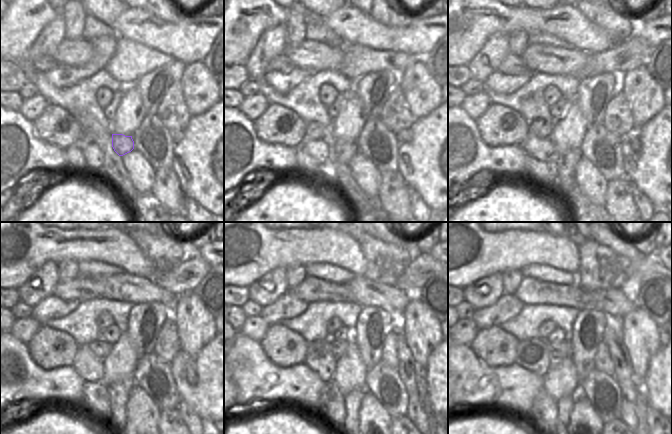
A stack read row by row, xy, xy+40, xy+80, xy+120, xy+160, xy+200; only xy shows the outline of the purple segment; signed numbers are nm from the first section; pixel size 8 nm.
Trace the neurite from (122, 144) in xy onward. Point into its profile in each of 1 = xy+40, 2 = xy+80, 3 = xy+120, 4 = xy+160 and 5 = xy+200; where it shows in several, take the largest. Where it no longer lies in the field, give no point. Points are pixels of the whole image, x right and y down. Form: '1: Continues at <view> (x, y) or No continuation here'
1: Continues at xy+40 (345, 149)
2: Continues at xy+80 (566, 161)
3: Continues at xy+120 (120, 390)
4: Continues at xy+160 (352, 399)
5: Continues at xy+200 (565, 405).

